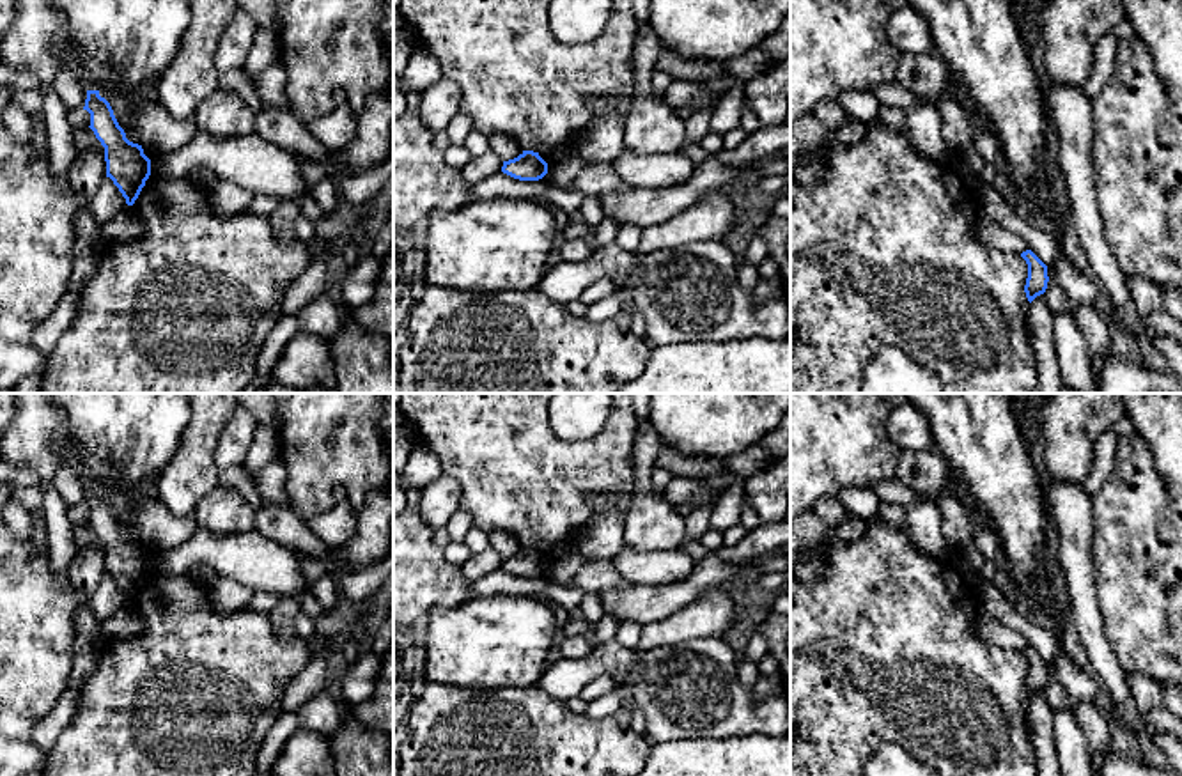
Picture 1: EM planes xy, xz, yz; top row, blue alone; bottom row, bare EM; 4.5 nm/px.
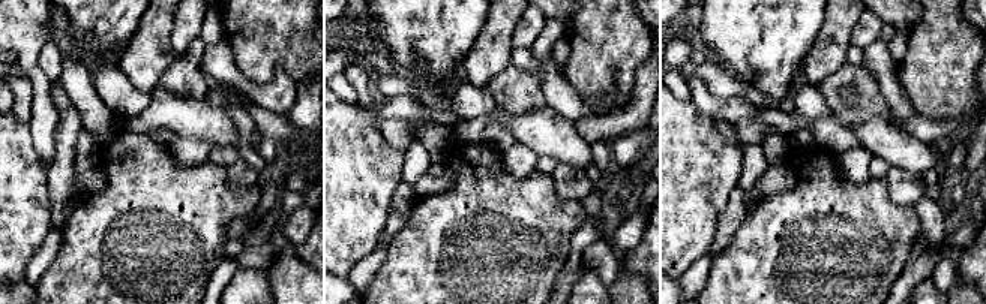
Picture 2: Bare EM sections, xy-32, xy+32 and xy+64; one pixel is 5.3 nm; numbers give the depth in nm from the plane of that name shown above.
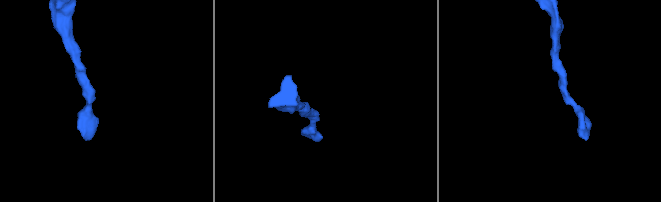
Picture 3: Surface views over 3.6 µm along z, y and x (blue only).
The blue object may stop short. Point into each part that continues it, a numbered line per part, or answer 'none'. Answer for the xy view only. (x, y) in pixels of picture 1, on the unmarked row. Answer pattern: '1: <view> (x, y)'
none

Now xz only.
none

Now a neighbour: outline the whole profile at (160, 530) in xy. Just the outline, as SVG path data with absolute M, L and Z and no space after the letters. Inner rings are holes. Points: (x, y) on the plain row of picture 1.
M133 494L128 507L129 524L140 542L151 551L172 551L190 540L197 530L195 519L174 516L159 498Z

